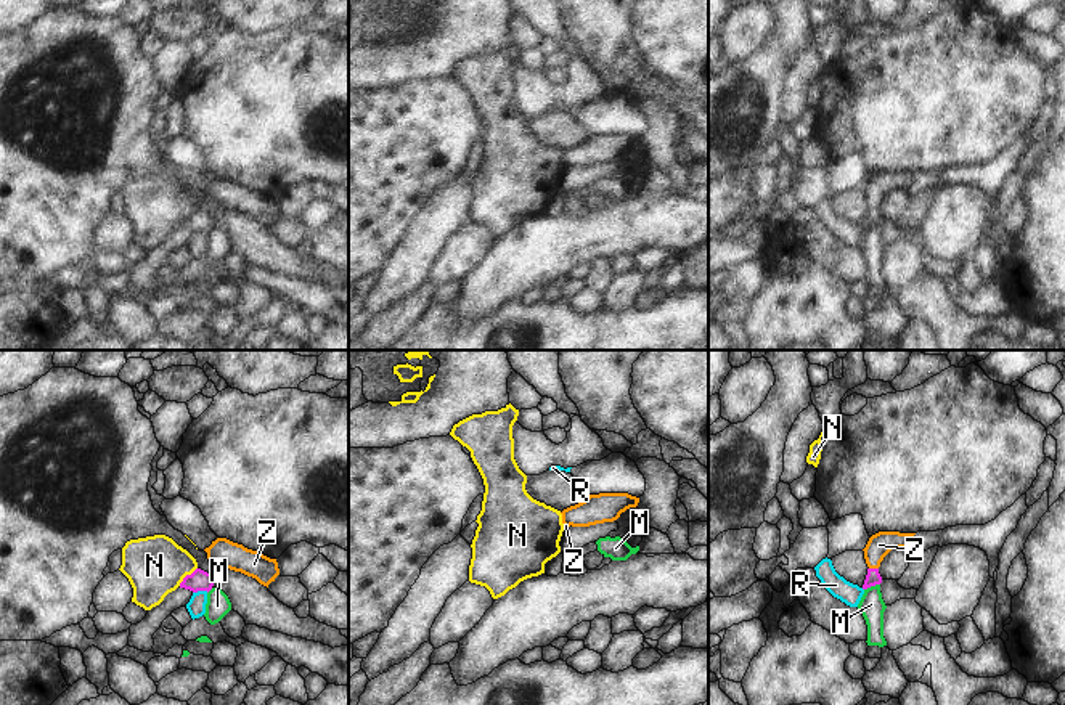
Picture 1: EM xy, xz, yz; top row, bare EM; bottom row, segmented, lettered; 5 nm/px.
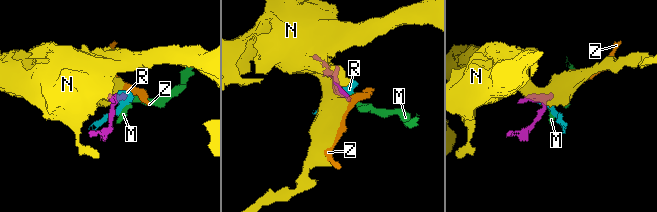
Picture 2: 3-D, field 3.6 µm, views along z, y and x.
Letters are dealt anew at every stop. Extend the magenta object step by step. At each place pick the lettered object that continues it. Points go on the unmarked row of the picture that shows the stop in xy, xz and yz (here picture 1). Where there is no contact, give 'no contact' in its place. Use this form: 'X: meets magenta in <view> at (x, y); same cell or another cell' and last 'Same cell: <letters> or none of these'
M: meets magenta in yz at (871, 225); another cell
N: meets magenta in xy at (187, 215); another cell
R: meets magenta in xy at (199, 230); another cell
Z: meets magenta in yz at (874, 209); same cell
Same cell: Z

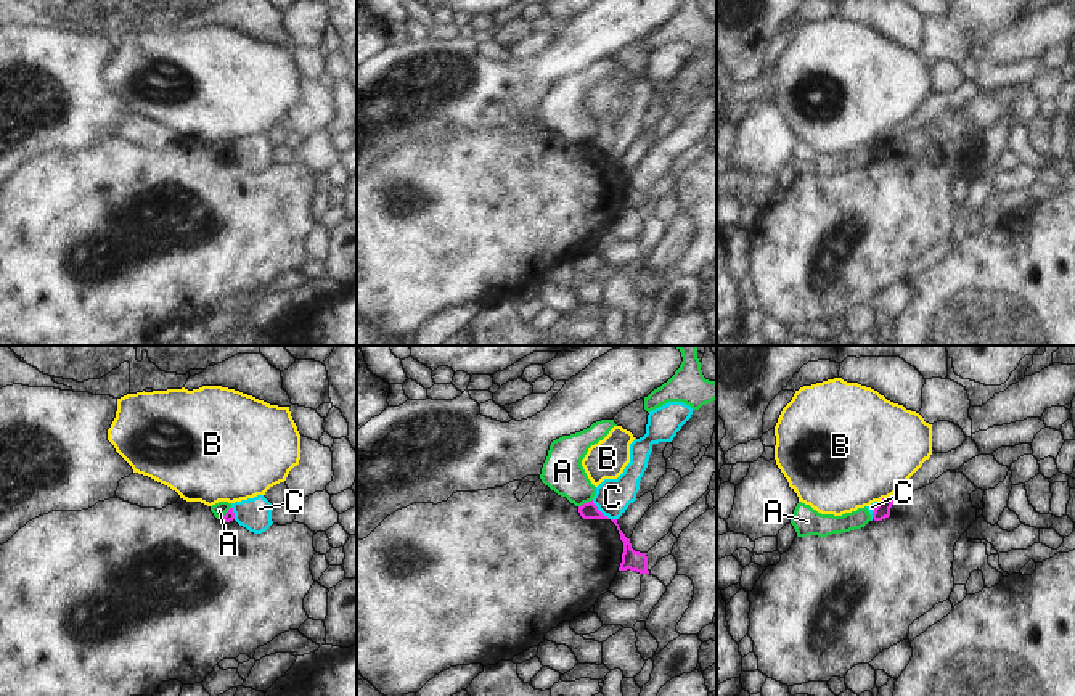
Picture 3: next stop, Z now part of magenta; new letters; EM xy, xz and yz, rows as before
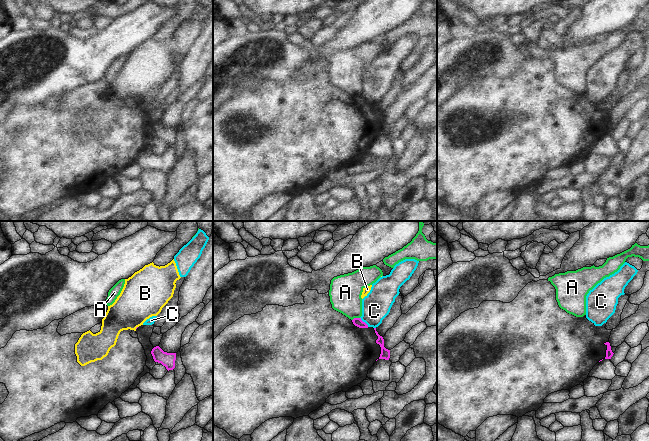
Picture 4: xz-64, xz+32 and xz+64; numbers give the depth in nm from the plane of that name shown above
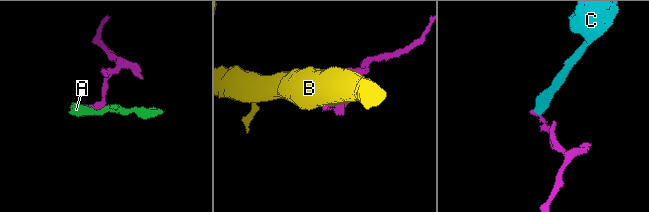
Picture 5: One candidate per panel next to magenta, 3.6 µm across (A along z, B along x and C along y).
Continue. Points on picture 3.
A: meets magenta in xz at (585, 143); another cell
B: meets magenta in yz at (884, 139); another cell
C: meets magenta in xz at (601, 153); another cell
Same cell: none of these

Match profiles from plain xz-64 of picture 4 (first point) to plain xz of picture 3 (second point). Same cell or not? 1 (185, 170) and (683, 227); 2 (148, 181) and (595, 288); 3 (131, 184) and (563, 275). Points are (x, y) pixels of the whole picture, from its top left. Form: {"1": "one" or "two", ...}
{"1": "one", "2": "two", "3": "one"}

